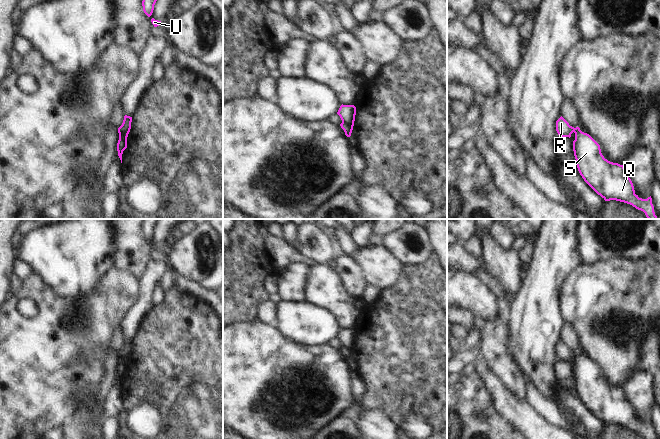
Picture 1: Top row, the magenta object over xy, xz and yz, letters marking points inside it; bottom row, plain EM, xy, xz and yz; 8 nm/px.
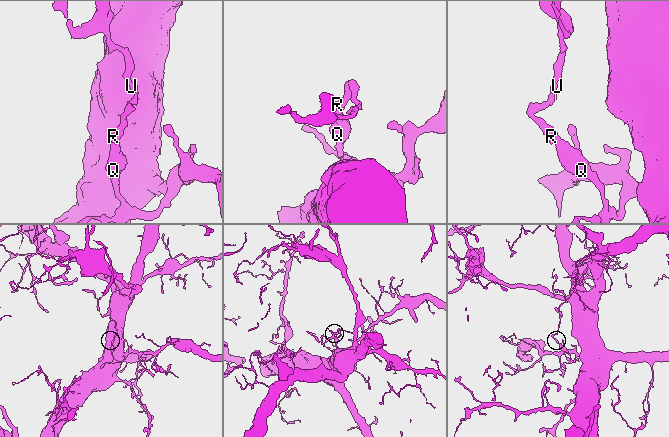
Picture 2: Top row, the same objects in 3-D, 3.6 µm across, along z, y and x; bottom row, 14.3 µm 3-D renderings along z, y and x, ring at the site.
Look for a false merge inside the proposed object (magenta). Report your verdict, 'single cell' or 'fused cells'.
fused cells

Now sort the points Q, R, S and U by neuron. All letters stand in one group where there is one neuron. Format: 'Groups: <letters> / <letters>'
Groups: Q S / R U.

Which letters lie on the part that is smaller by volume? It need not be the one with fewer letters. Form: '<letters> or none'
R, U

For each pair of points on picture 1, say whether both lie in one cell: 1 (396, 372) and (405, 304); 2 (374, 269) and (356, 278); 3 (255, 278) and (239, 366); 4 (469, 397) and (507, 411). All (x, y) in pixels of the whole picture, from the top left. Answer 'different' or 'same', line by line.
1: same
2: different
3: different
4: different

